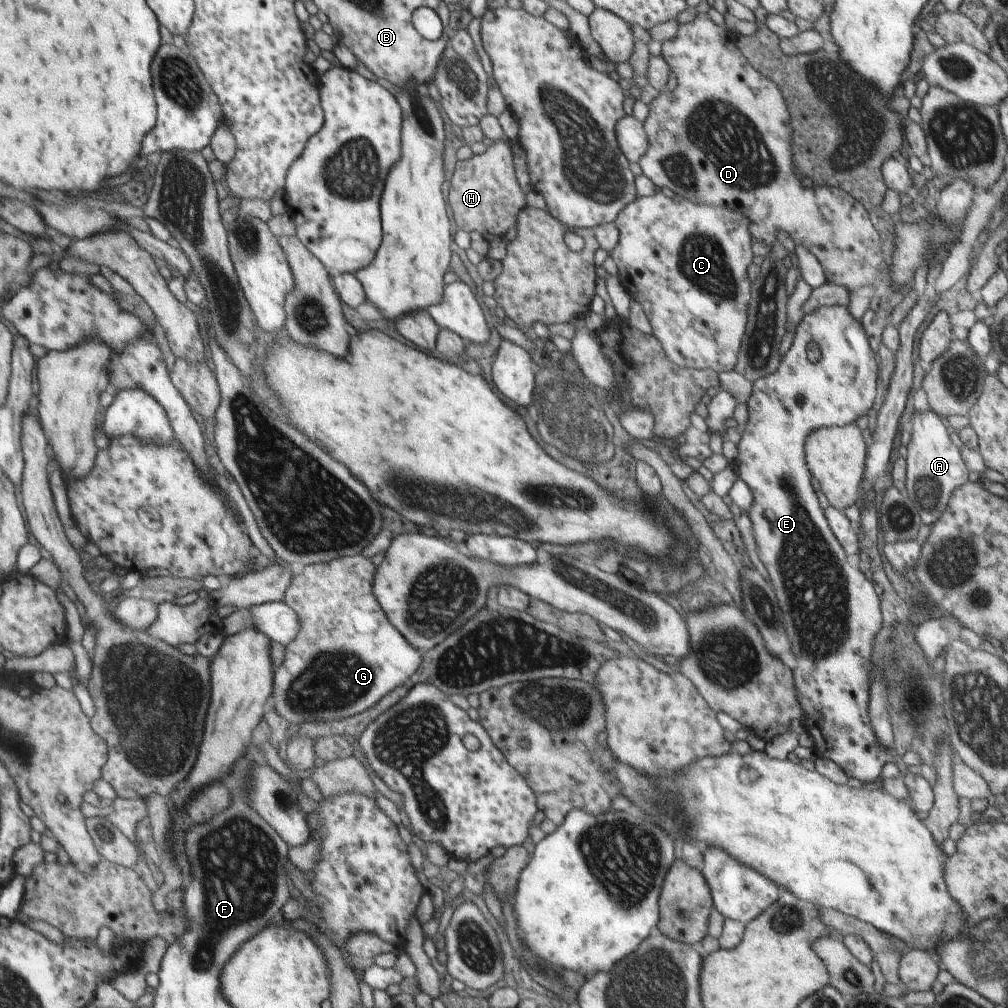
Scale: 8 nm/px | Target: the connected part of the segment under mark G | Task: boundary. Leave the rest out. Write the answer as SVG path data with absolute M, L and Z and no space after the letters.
M361 556L343 557L333 559L328 563L315 563L306 567L301 567L296 572L290 587L286 590L284 602L291 607L298 616L300 624L299 632L296 637L293 637L285 647L285 658L275 672L275 688L270 699L270 706L275 710L275 718L278 723L283 722L283 719L292 726L301 727L307 723L333 723L347 718L347 716L355 716L358 712L367 710L369 706L373 706L381 696L385 696L387 692L391 692L393 688L397 688L399 684L403 684L419 666L421 656L417 650L411 648L406 638L396 629L388 619L383 609L380 607L379 601L376 600L375 593L372 592L372 584L375 583L376 566L371 563L371 559Z

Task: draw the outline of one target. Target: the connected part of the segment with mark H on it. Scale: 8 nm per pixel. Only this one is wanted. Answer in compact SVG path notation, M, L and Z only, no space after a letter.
M505 136L492 141L481 154L455 161L453 176L449 181L449 208L456 227L483 236L503 235L516 222L518 212L525 206L525 195L515 179L511 149Z

